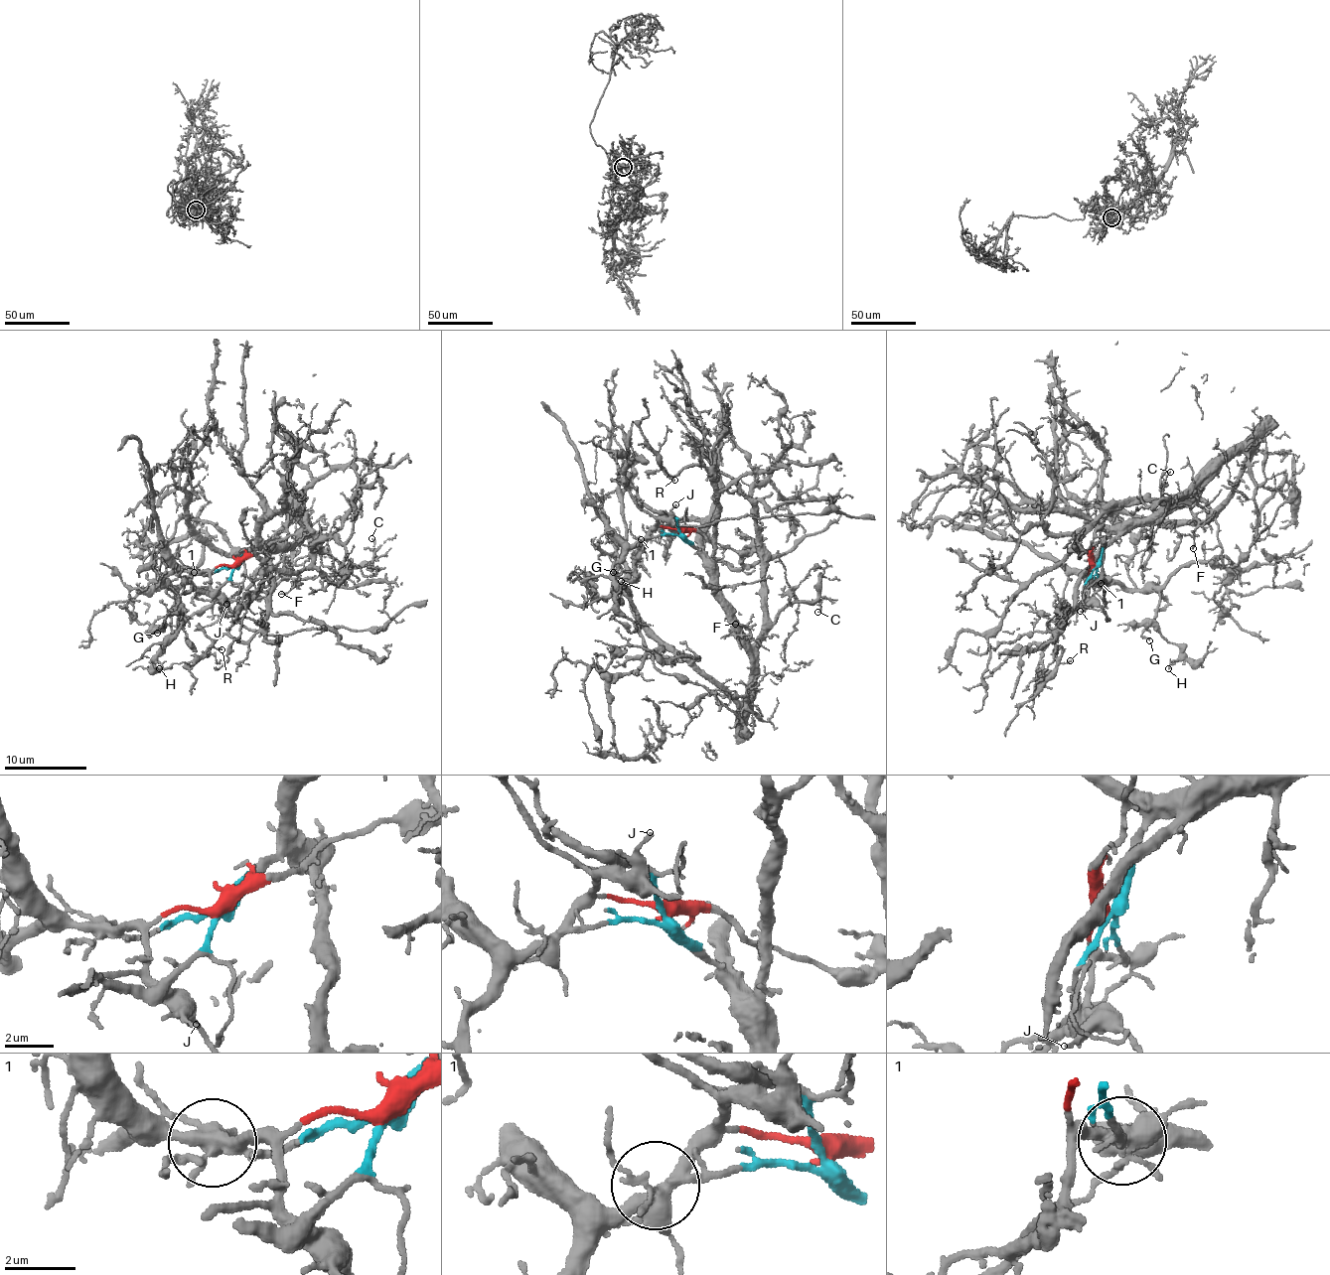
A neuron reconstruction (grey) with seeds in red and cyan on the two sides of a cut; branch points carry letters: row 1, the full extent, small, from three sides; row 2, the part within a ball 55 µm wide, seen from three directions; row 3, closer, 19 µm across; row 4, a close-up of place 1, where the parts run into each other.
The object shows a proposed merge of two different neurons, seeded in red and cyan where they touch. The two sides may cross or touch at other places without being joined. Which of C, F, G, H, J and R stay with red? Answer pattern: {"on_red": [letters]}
{"on_red": ["G", "H", "J"]}

